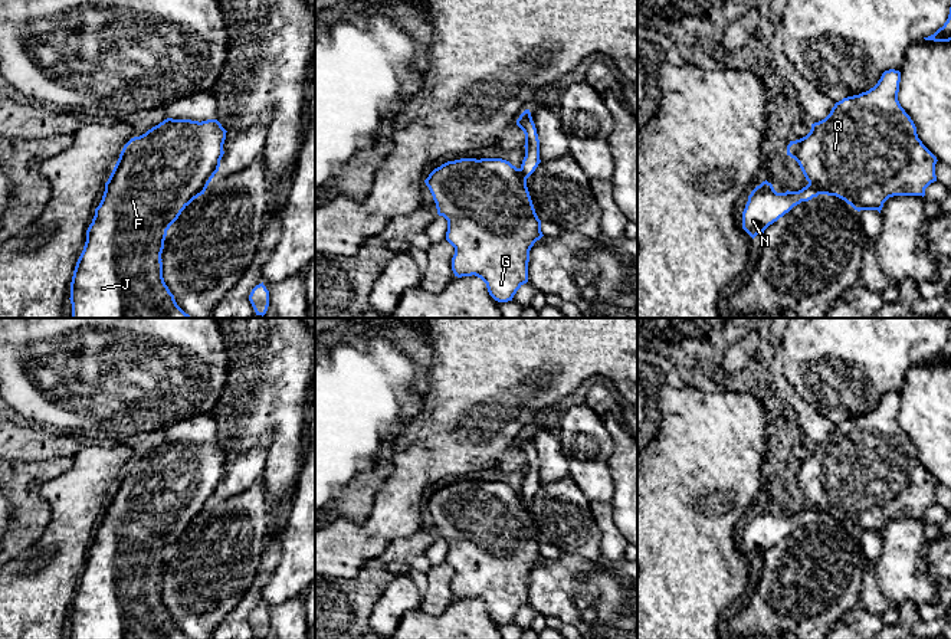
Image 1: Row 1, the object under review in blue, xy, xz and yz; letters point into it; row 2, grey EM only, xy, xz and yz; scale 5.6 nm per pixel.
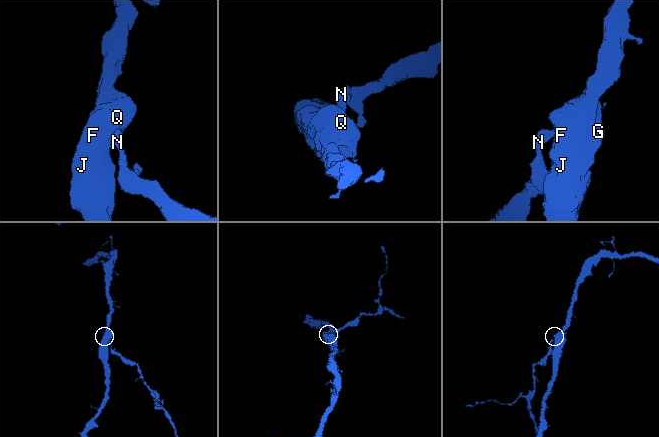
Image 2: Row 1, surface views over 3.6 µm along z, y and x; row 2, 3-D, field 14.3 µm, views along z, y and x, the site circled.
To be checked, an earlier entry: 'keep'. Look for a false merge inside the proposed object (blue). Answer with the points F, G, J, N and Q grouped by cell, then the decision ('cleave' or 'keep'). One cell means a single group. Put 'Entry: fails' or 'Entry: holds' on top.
Entry: fails
F G J Q / N; cleave

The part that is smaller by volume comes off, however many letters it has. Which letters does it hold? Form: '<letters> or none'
N

